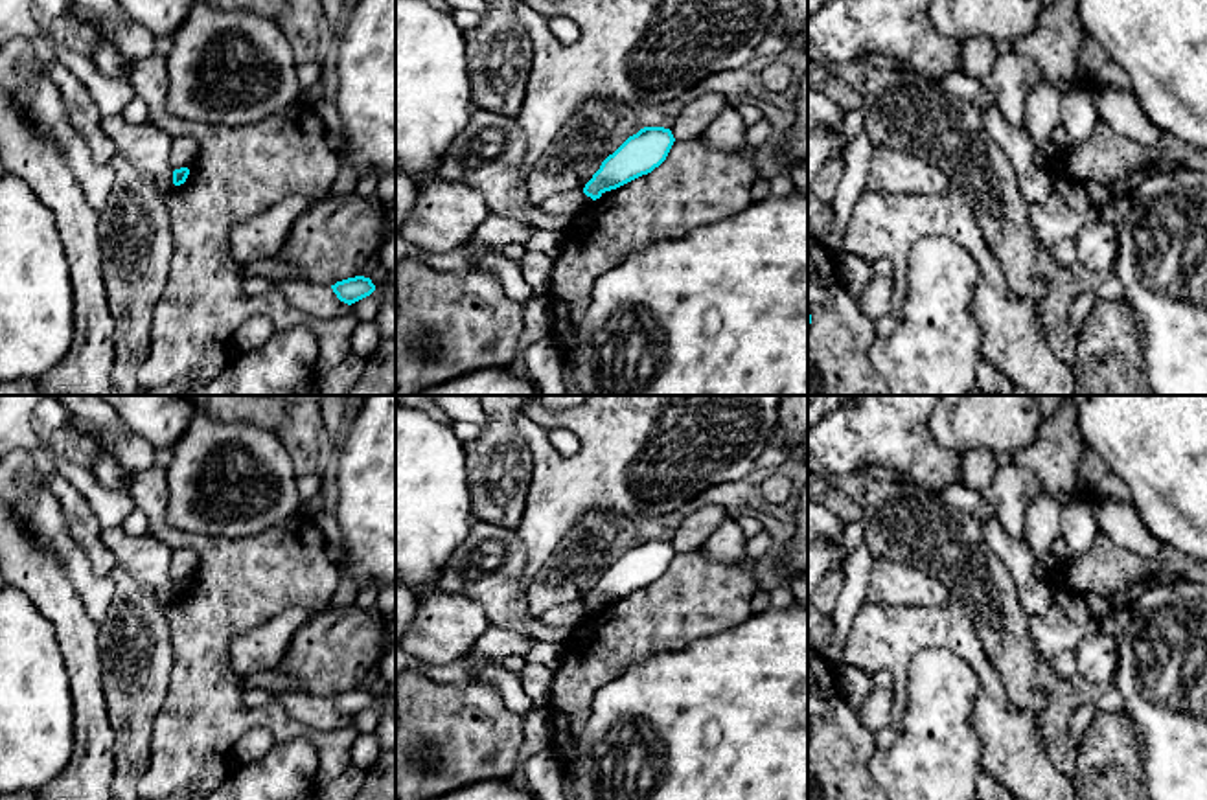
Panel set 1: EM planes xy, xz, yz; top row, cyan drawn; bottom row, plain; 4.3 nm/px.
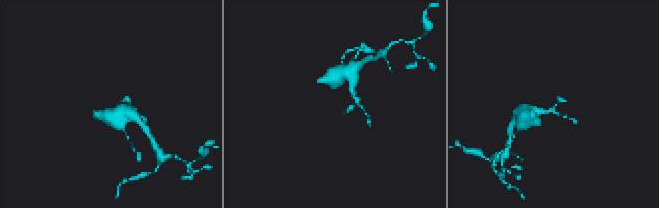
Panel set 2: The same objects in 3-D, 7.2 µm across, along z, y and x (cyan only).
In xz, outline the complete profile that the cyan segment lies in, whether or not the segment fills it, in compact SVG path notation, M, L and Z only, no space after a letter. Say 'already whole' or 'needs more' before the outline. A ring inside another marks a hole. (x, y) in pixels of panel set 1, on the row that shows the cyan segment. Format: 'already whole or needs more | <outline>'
already whole | M640 129L602 162L600 169L585 184L583 193L596 200L605 191L651 173L666 160L673 142L675 138L670 129Z

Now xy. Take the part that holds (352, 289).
already whole | M355 276L331 285L337 298L348 305L370 296L375 291L375 285L370 278Z

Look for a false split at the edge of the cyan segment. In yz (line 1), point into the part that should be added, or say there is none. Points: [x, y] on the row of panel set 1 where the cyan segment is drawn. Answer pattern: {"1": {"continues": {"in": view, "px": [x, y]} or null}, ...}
{"1": {"continues": null}}

